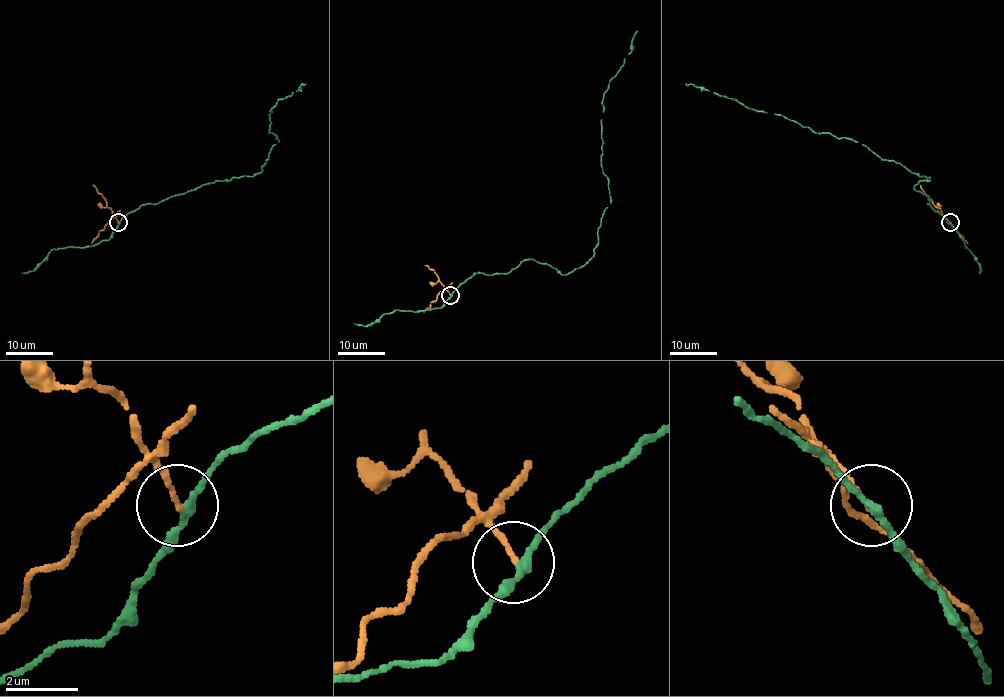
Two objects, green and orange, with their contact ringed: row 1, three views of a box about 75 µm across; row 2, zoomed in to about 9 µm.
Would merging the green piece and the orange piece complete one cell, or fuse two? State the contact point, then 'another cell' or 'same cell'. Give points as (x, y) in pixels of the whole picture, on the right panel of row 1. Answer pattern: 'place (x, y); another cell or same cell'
place (950, 222); another cell

